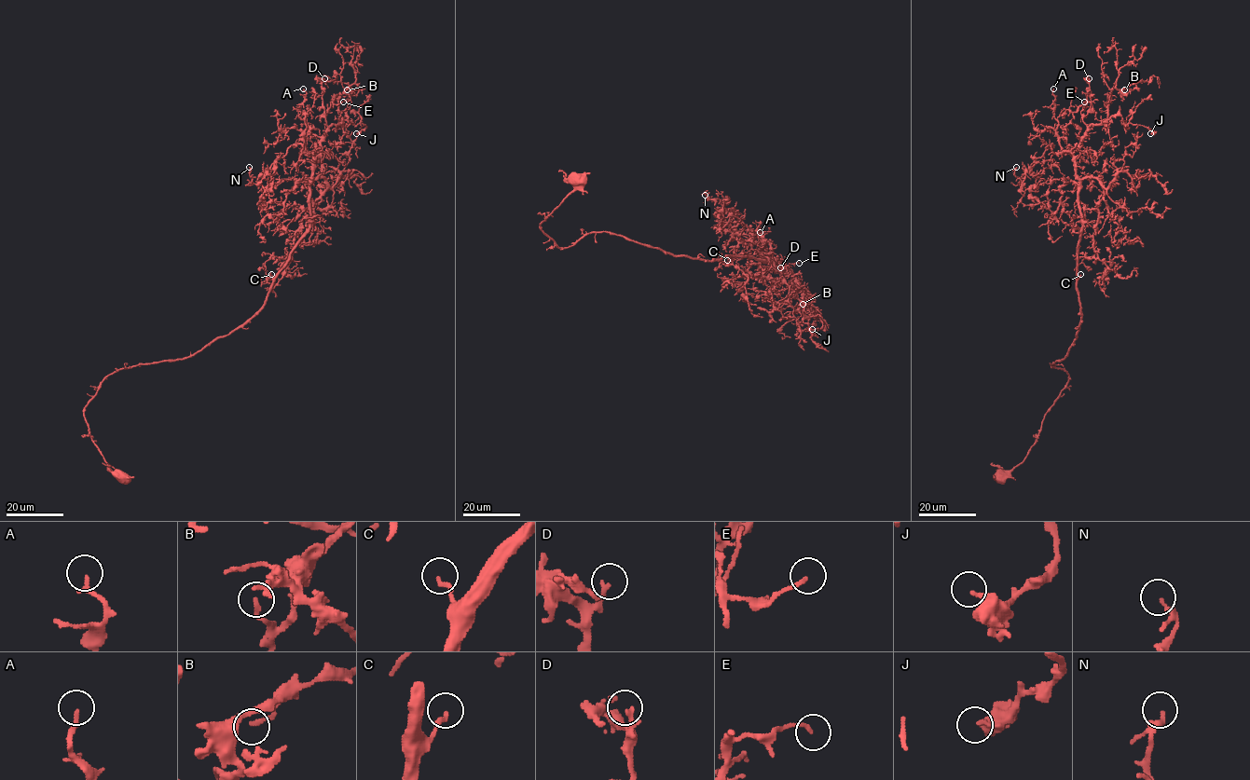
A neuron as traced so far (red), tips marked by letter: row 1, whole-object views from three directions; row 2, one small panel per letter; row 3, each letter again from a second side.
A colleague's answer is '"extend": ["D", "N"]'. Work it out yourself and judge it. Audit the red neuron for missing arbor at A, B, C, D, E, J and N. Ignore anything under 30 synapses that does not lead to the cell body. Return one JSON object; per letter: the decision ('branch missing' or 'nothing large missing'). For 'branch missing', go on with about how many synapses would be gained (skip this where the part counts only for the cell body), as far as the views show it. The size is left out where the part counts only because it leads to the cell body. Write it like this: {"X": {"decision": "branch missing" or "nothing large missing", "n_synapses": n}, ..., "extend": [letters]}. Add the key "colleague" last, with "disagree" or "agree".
{"A": {"decision": "branch missing", "n_synapses": 35}, "B": {"decision": "nothing large missing"}, "C": {"decision": "nothing large missing"}, "D": {"decision": "branch missing", "n_synapses": 40}, "E": {"decision": "nothing large missing"}, "J": {"decision": "nothing large missing"}, "N": {"decision": "nothing large missing"}, "extend": ["A", "D"], "colleague": "disagree"}

